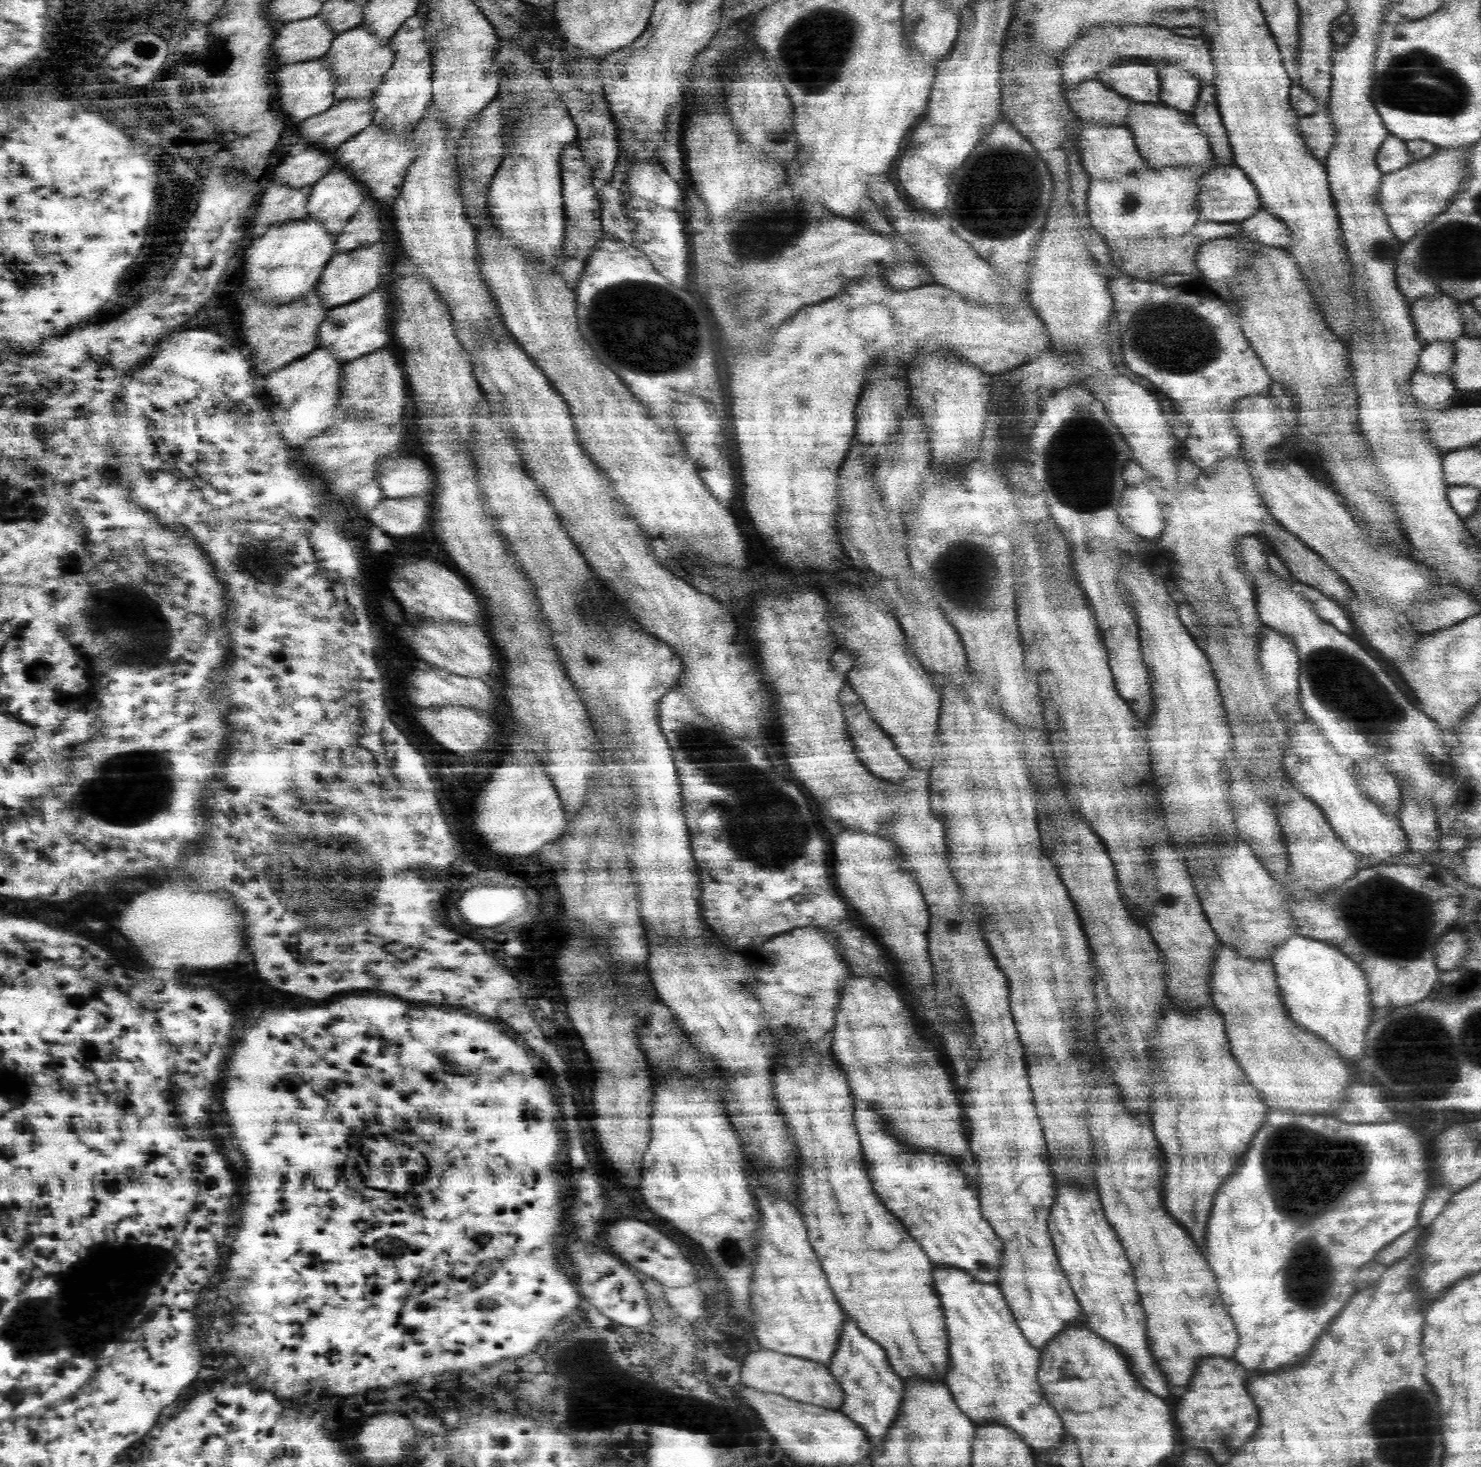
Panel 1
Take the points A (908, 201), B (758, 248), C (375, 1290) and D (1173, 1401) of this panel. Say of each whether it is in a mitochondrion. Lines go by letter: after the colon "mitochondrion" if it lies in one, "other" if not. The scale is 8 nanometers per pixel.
A: other
B: mitochondrion
C: other
D: other

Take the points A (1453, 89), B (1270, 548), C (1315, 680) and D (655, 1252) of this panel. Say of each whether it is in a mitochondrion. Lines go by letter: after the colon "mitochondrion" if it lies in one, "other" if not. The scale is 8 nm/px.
A: mitochondrion
B: other
C: mitochondrion
D: other

